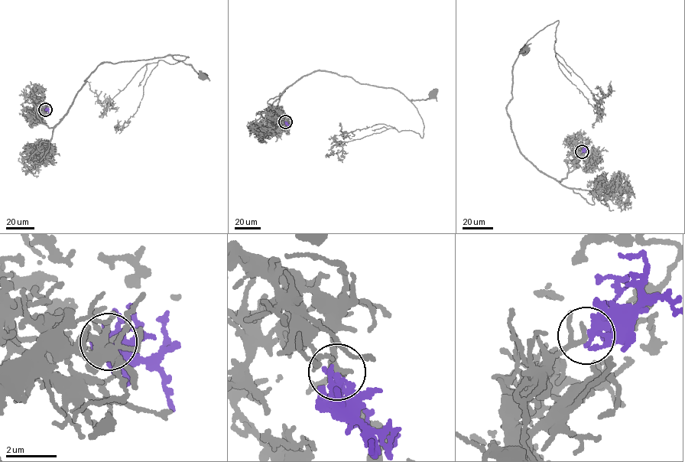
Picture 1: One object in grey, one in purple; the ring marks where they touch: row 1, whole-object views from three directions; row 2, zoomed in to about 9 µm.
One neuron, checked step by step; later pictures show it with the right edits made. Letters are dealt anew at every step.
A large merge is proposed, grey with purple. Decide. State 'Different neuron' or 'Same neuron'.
Same neuron

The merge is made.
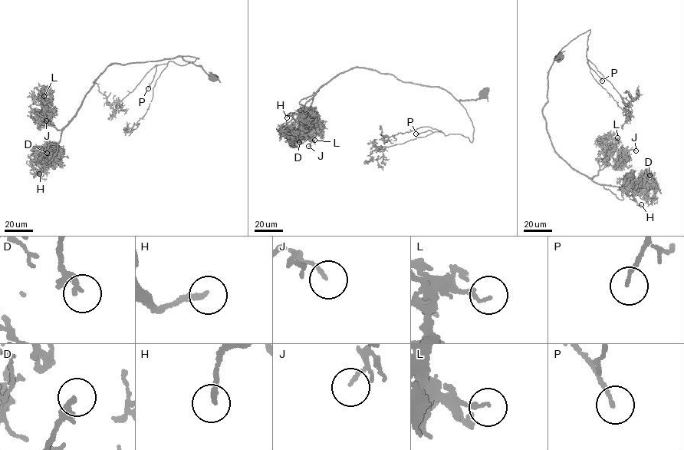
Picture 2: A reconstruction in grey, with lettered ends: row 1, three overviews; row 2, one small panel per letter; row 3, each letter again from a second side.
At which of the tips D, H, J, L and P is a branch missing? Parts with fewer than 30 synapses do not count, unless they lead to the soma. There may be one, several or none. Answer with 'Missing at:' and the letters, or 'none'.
Missing at: H, P

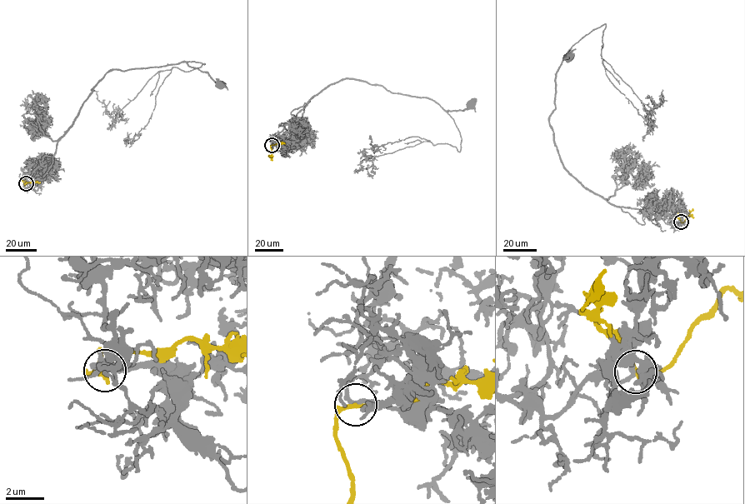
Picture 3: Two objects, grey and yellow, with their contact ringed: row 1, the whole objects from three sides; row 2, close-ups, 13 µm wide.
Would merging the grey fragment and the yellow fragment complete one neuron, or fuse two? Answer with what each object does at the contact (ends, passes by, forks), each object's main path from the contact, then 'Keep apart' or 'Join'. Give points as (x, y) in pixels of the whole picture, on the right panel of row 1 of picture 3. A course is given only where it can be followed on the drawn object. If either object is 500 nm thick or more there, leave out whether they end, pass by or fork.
At the ring grey passes by. At the ring yellow passes by. Course of grey: (681, 222), (615, 207), (564, 167), (548, 120), (556, 72), (569, 56). Course of yellow: (681, 222), (691, 215), (692, 208). Keep apart

